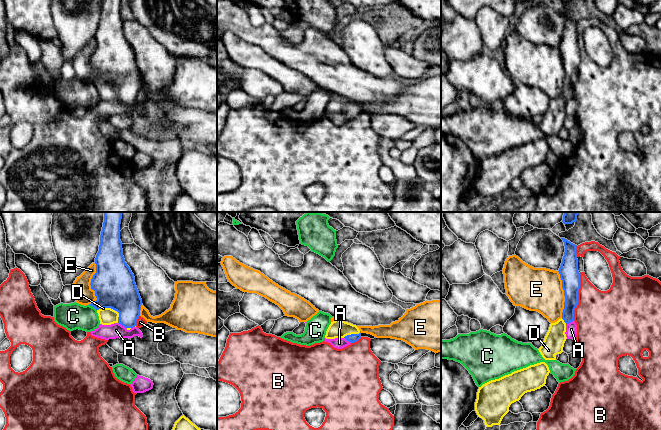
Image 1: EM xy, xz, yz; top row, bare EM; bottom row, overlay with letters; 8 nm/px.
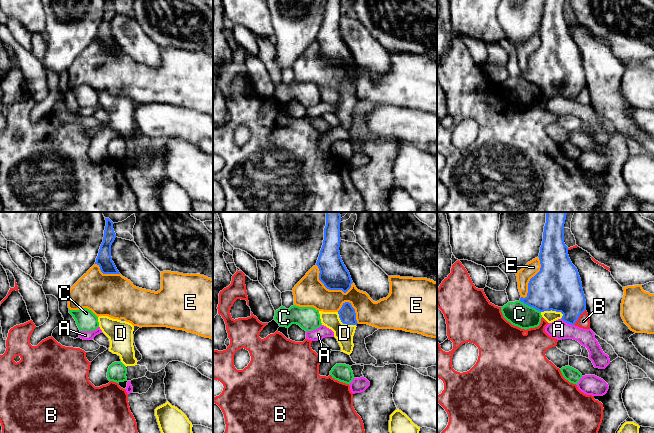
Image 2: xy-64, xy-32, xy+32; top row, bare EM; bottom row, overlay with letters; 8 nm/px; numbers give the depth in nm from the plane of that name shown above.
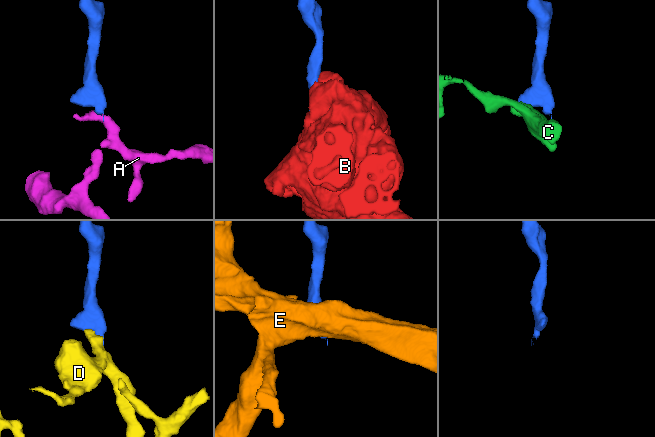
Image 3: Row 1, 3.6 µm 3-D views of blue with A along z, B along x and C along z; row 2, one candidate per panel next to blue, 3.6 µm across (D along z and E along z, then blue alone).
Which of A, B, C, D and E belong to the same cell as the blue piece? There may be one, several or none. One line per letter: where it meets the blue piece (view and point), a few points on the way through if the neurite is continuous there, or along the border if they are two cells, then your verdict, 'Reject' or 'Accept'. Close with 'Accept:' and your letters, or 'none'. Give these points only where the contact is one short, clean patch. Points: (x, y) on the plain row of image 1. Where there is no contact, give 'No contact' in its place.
A: Touches blue at xy (122, 101). Boundary: xy (118, 98), (126, 104). Reject
B: Touches blue at yz (577, 73). Reject
C: Touches blue at xy (93, 82). Boundary: xy (89, 80), (96, 86). Reject
D: Touches blue at xy (112, 84). Path across: xy (114, 60), (112, 84), (107, 92). Accept
E: Touches blue at yz (564, 70). Reject
Accept: D

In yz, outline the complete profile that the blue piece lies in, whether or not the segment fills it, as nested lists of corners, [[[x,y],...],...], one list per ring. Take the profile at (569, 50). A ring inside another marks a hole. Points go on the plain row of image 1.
[[[565,14],[565,28],[559,44],[565,78],[562,94],[551,99],[544,114],[542,122],[538,125],[545,136],[556,136],[556,131],[563,128],[566,113],[566,101],[574,97],[574,86],[578,81],[578,68],[580,65],[580,49],[578,47],[577,21]]]

